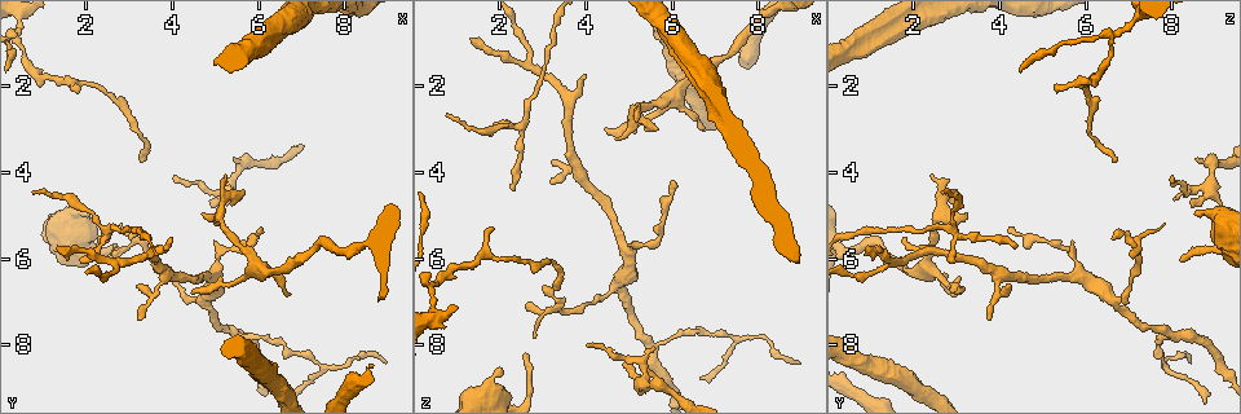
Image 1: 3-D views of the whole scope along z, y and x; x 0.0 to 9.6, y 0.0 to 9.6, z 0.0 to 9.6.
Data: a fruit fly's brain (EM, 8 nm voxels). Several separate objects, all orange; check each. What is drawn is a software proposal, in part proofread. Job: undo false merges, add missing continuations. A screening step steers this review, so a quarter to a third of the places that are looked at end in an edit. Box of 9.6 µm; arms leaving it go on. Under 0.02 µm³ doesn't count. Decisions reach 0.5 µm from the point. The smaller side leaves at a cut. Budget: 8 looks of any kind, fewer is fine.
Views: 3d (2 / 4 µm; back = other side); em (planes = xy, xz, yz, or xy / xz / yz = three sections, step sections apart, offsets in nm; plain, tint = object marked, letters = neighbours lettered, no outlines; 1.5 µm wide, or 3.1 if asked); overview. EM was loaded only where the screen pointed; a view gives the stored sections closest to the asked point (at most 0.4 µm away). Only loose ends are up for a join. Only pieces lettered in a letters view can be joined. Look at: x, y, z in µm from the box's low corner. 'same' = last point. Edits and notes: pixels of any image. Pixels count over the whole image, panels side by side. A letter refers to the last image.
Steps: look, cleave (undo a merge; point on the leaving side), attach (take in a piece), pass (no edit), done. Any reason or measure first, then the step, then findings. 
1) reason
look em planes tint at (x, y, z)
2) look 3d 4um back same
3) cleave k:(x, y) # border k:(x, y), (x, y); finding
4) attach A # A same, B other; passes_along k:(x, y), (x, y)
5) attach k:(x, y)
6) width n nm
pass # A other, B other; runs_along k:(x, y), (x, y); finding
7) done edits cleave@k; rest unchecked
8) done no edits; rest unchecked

free end
look 3d 2um back at (1.85, 1.95, 5.25)

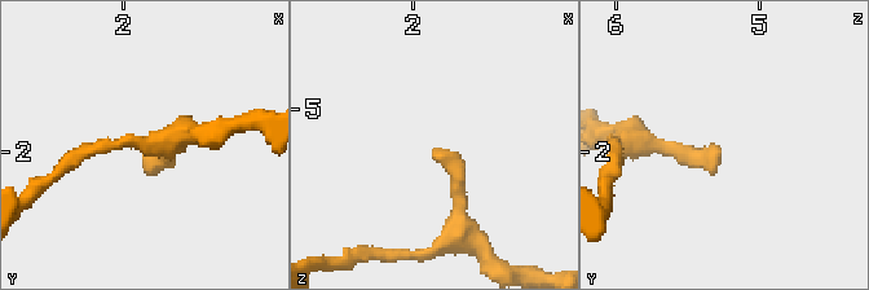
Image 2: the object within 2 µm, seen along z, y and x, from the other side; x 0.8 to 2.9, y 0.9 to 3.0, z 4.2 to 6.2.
need the tissue
look em planes letters at (1.86, 1.98, 5.24)

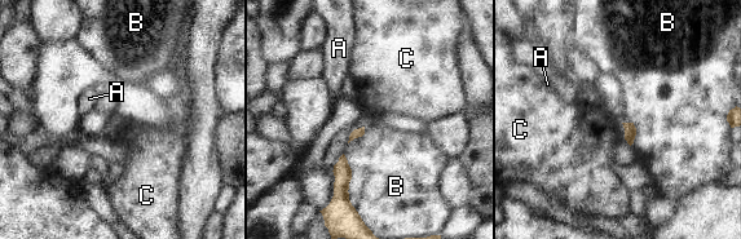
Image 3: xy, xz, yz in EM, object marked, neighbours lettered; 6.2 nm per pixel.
pass # A other, B other, C other; none of them fits

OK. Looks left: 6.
end of a long branch
look em planes letters at (3.25, 3.80, 6.65)

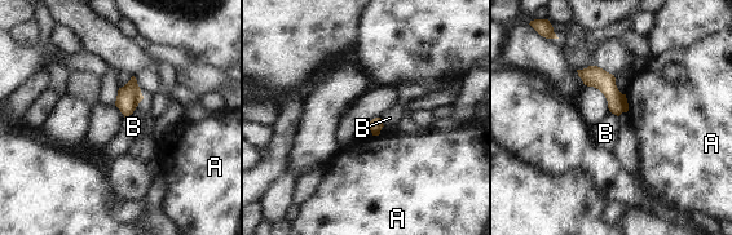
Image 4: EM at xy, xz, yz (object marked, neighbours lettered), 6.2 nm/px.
longest_contact B 170 nm
pass # A other, B other; runs_along 4:(581, 72), (594, 76), (625, 107); none of them fits

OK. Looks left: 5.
look em planes plain at (5.10, 5.05, 2.55)

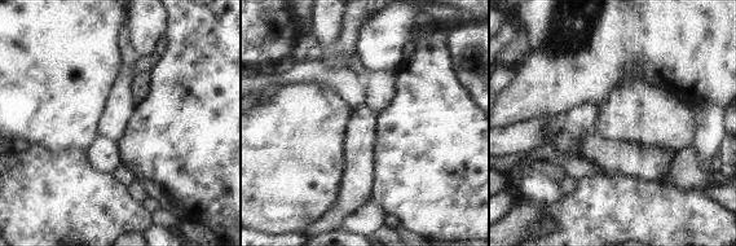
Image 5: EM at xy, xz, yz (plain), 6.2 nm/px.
what lies round it
look em planes letters same

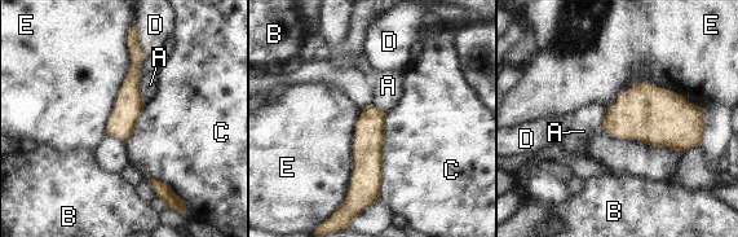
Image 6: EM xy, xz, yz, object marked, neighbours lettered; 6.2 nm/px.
pass # A other, B other, C other, D other, E other; border 6:(387, 114), (384, 180), (379, 200); one neuron here

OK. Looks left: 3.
done no edits; rest unchecked

